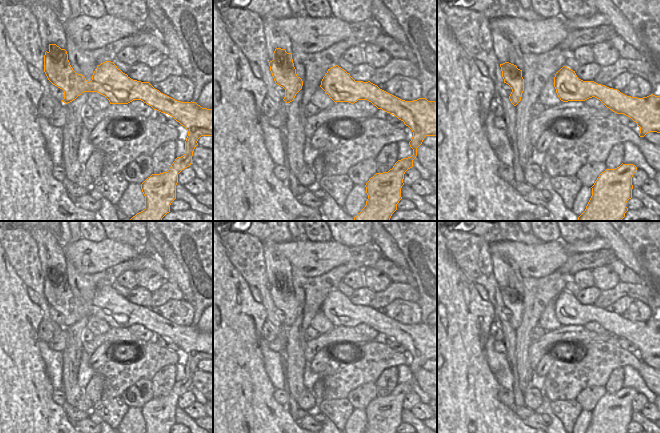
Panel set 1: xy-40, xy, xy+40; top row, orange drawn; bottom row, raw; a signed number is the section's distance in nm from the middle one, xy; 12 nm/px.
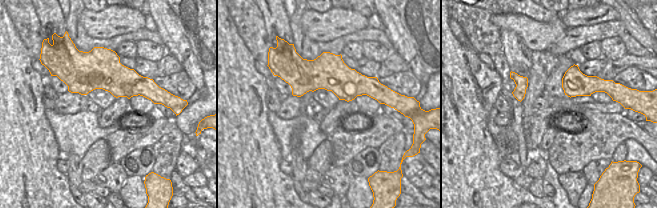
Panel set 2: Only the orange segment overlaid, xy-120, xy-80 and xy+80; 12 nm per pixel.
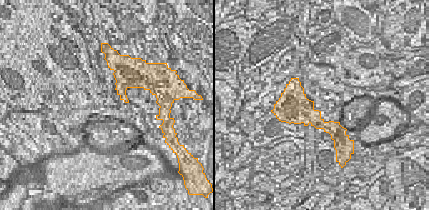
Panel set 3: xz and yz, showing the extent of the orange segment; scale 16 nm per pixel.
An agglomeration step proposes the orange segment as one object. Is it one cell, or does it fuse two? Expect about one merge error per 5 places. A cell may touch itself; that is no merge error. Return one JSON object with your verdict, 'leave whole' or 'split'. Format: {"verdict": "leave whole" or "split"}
{"verdict": "leave whole"}

